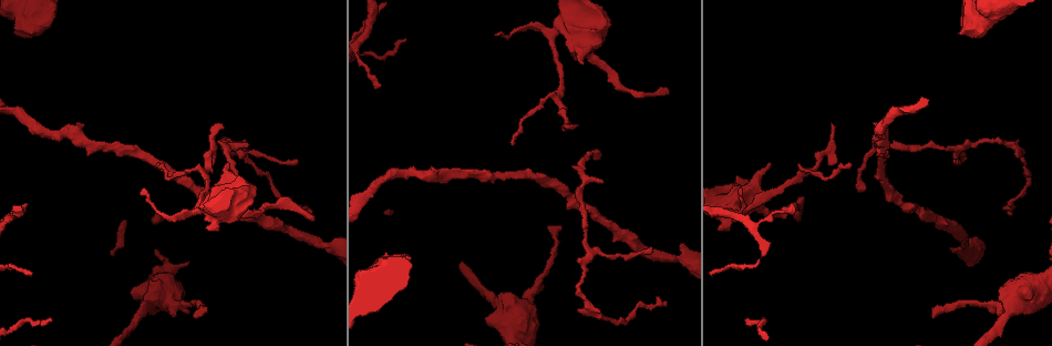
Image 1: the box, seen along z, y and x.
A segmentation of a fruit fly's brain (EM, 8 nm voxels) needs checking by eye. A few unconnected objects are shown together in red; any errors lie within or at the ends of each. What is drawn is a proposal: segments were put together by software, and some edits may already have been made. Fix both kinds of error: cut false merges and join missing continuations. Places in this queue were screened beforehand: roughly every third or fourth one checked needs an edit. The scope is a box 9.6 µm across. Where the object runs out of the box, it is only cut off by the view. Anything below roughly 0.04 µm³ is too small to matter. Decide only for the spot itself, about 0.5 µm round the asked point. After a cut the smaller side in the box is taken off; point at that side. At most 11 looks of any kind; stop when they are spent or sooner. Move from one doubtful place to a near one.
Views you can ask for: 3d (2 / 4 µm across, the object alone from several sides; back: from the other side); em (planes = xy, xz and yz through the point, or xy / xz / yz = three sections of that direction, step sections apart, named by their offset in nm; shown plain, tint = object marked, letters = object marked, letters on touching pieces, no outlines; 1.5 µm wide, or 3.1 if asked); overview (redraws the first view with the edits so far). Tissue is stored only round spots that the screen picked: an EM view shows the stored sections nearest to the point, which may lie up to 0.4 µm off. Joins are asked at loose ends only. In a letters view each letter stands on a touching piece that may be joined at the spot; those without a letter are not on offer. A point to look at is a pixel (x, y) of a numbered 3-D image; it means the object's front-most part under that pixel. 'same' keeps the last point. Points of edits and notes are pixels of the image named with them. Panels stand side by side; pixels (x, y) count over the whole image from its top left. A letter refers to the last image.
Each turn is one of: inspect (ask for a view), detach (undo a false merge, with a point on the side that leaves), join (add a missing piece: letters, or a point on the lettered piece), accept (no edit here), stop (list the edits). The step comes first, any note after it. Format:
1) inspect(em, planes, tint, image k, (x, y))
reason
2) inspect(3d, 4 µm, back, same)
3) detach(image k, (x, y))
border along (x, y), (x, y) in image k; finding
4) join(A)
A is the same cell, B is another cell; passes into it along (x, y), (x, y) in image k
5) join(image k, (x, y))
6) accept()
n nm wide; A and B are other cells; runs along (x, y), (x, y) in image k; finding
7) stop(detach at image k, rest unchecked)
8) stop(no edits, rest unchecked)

inspect(em, planes, letters, image 1, (33, 34))
stops while still wide

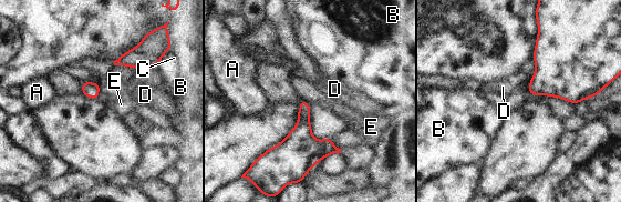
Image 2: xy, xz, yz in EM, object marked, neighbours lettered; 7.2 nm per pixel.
accept()
A, B, C, D and E are other cells; border along (300, 98), (310, 103) in image 2; no lettered piece goes on from it

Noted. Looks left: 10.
inspect(em, planes, letters, image 1, (831, 124))
free end

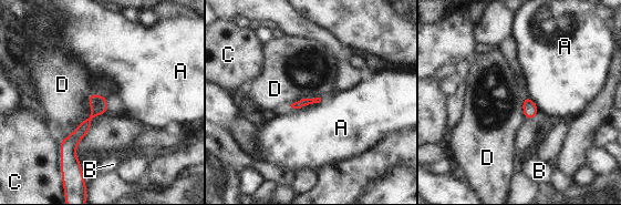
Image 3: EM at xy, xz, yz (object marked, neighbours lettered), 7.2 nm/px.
accept()
A, B, C and D are other cells; border along (93, 91), (91, 113), (64, 139) in image 3; none of them fits

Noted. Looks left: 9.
inspect(em, yz, step 4, tint, image 1, (532, 294))
thick turns thin

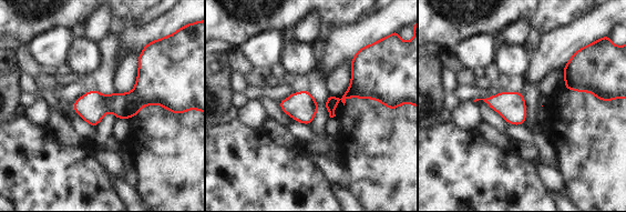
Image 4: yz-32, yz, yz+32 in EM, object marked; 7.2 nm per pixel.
inspect(em, planes, letters, same)
cut it another way

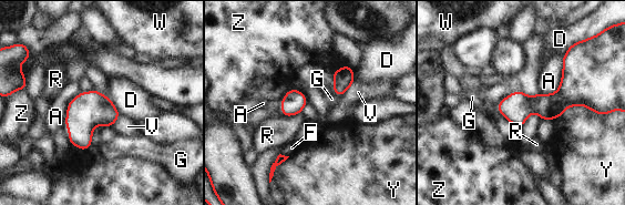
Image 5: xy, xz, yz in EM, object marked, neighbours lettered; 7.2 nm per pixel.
accept()
Y touches over 340 nm; A, D, F, G, R, V, W, Y and Z are other cells; runs along (590, 101), (500, 108) in image 5; all the same neuron

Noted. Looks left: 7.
inspect(em, planes, tint, image 1, (1011, 215))
thin end

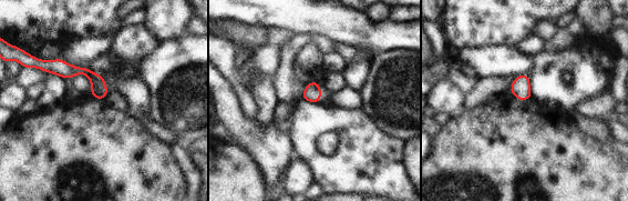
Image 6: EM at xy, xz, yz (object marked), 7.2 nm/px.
inspect(em, planes, letters, same)
what lies round it

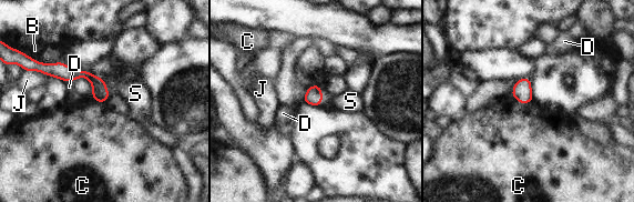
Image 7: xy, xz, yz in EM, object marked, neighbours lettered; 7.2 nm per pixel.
join(S)
120 nm wide; S is the same cell, B, C, D and J are other cells; passes into it along (314, 96), (321, 99), (350, 101) in image 7; the neuron continues

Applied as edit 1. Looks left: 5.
stop(join at image 7, rest unchecked)

